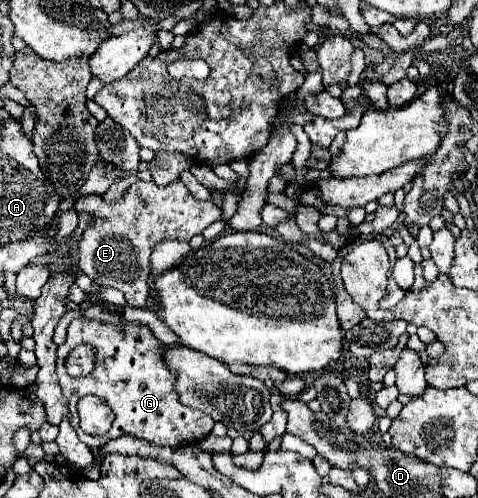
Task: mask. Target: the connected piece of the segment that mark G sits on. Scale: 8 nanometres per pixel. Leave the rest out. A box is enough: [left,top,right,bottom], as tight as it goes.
[57,317,213,449]

